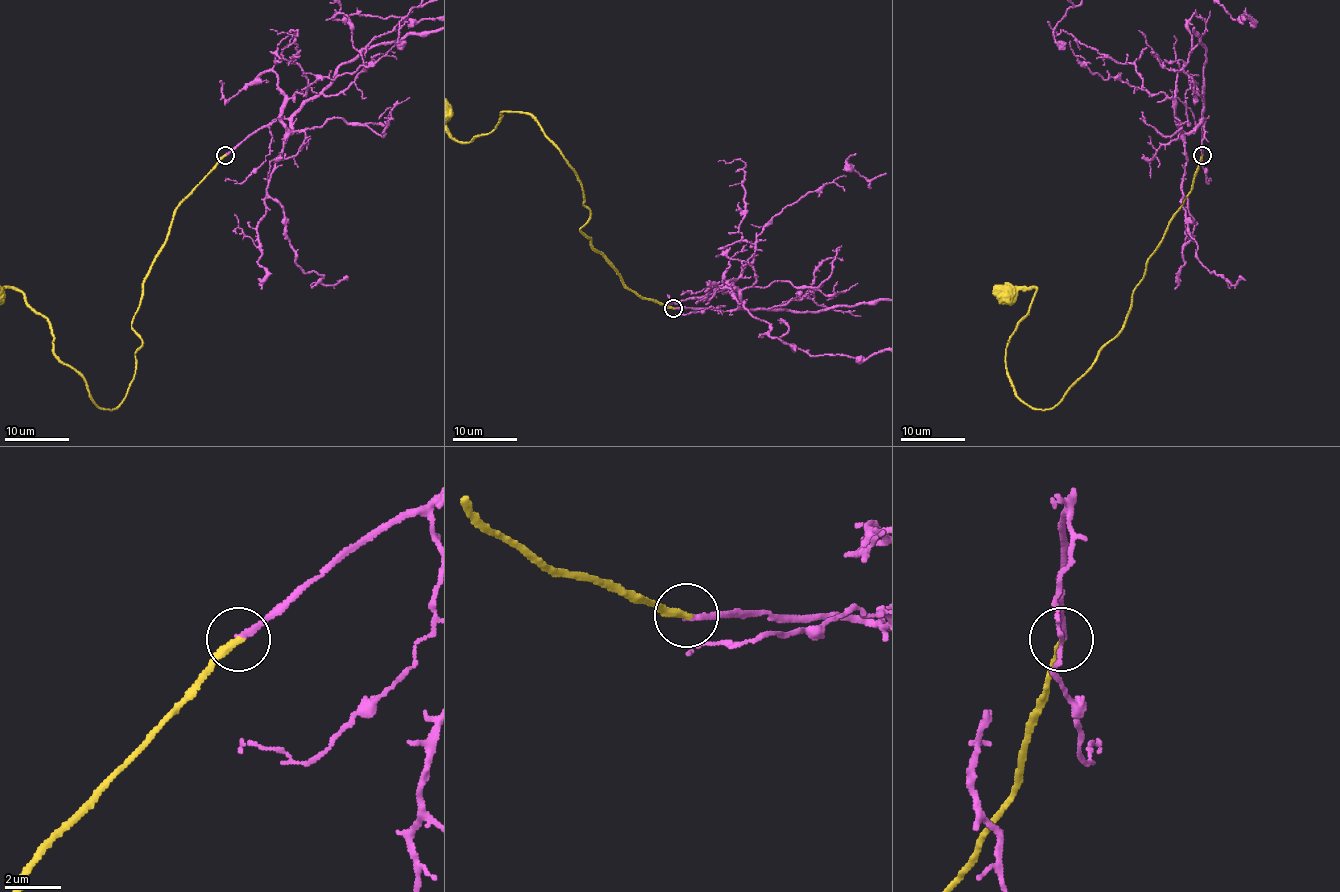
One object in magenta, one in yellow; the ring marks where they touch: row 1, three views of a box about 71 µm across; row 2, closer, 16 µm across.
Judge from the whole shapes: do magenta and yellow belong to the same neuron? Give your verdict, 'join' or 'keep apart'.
join

